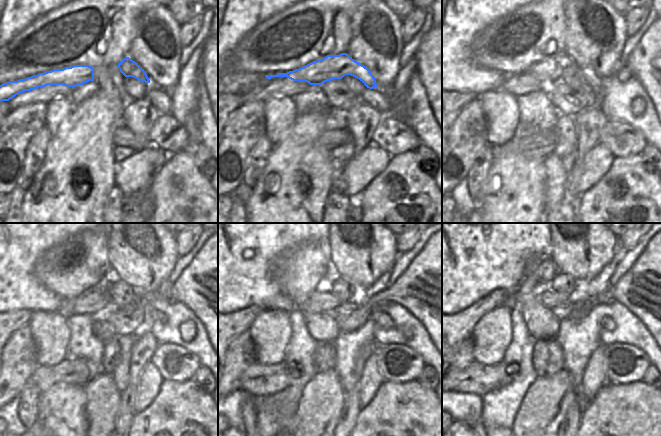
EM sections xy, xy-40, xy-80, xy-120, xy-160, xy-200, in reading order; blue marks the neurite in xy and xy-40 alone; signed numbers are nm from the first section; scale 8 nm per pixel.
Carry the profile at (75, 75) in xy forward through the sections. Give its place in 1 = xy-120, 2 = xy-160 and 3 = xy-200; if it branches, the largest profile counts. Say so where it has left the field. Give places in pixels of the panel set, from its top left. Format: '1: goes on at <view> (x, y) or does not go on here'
1: goes on at xy-120 (151, 315)
2: goes on at xy-160 (380, 318)
3: goes on at xy-200 (607, 323)

